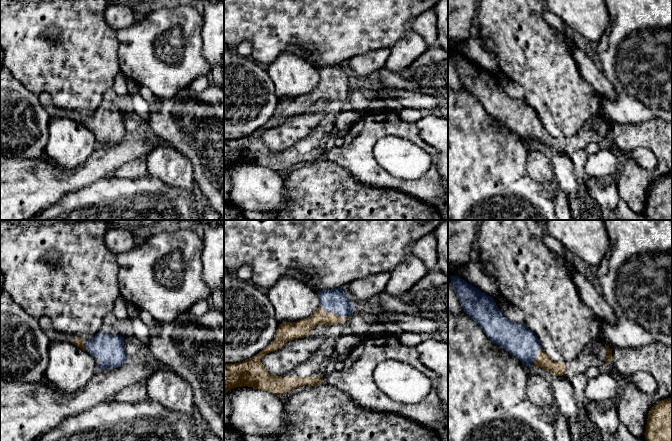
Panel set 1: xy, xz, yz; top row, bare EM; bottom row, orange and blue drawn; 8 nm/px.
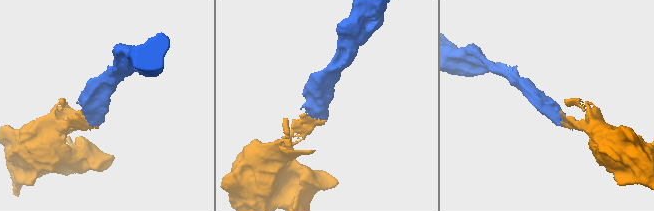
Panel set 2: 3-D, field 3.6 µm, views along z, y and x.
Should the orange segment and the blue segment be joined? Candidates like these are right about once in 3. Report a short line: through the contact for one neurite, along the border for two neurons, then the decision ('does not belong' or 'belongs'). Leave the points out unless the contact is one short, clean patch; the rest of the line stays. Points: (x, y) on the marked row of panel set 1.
line xz (320, 316), (326, 313), (334, 313), (333, 300); belongs

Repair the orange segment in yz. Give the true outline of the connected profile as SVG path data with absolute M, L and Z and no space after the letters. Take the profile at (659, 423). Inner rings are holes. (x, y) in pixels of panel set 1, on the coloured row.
M672 398L661 400L650 409L645 438L647 441L672 441Z

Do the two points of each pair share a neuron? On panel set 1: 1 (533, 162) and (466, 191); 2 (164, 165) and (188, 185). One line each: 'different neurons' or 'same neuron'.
1: different neurons
2: same neuron

